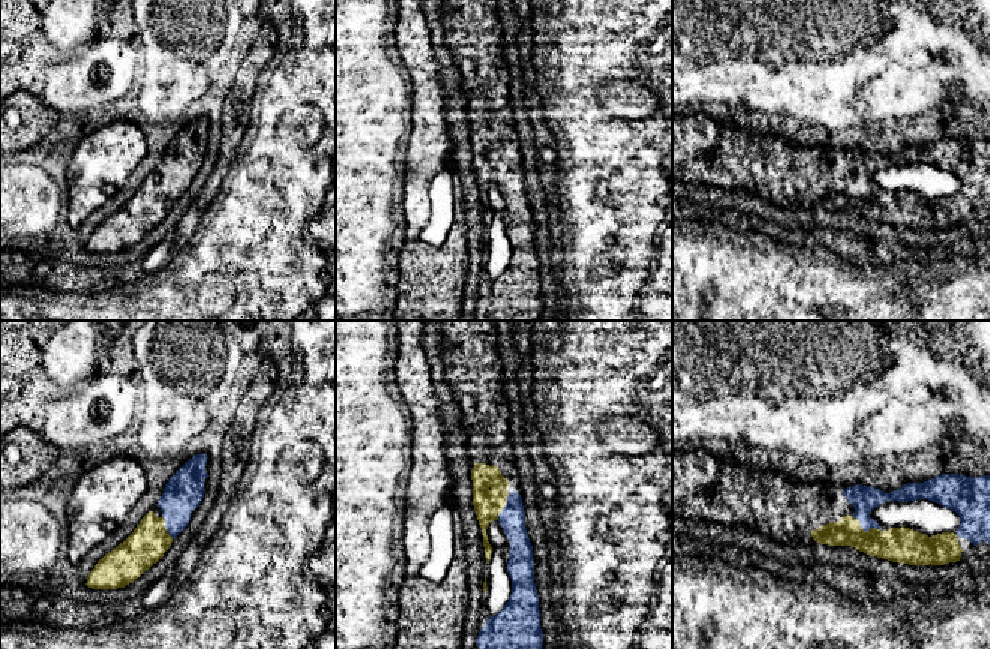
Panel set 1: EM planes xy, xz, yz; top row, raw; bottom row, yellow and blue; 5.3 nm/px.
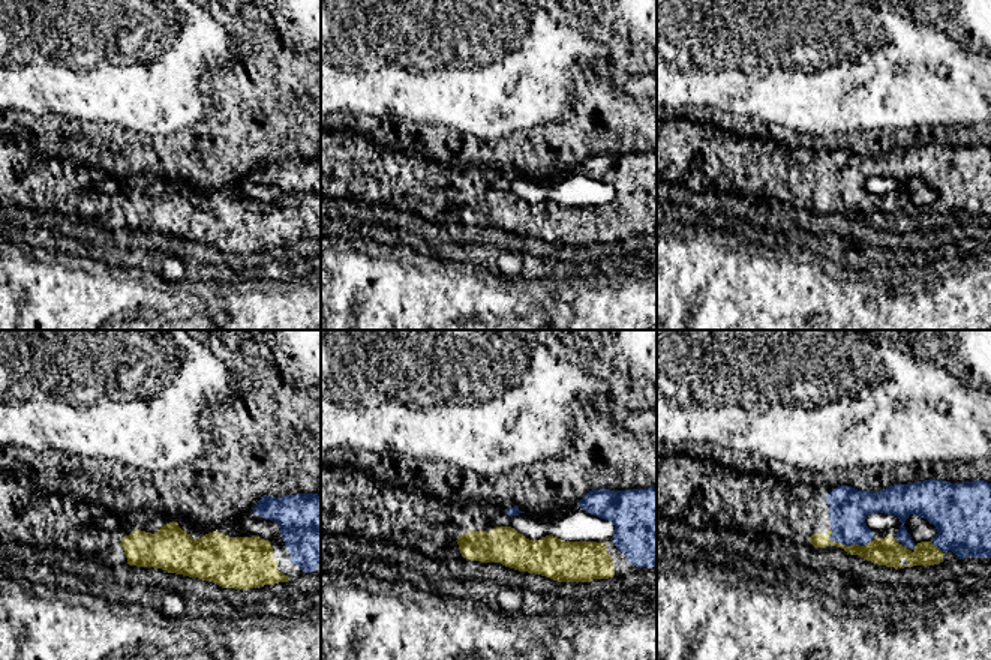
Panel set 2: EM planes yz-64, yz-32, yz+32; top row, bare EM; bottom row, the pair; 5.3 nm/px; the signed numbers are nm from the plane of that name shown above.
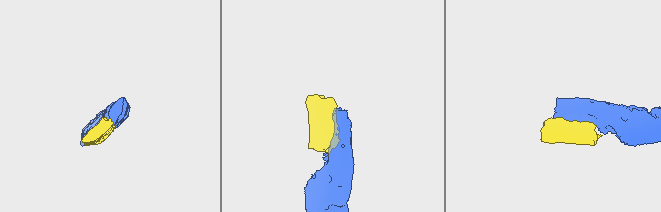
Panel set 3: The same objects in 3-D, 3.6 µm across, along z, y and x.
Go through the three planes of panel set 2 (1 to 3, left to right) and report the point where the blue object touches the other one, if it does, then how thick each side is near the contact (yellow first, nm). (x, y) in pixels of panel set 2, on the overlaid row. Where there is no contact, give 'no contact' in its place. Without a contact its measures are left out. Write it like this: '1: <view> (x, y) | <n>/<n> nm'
1: no contact
2: no contact
3: yz+32 (852, 545) | 150/200 nm

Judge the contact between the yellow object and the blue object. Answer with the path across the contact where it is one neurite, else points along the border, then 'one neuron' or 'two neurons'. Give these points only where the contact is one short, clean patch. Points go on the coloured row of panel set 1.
one neuron

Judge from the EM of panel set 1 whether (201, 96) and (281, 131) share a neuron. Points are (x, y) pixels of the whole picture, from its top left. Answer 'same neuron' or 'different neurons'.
different neurons

